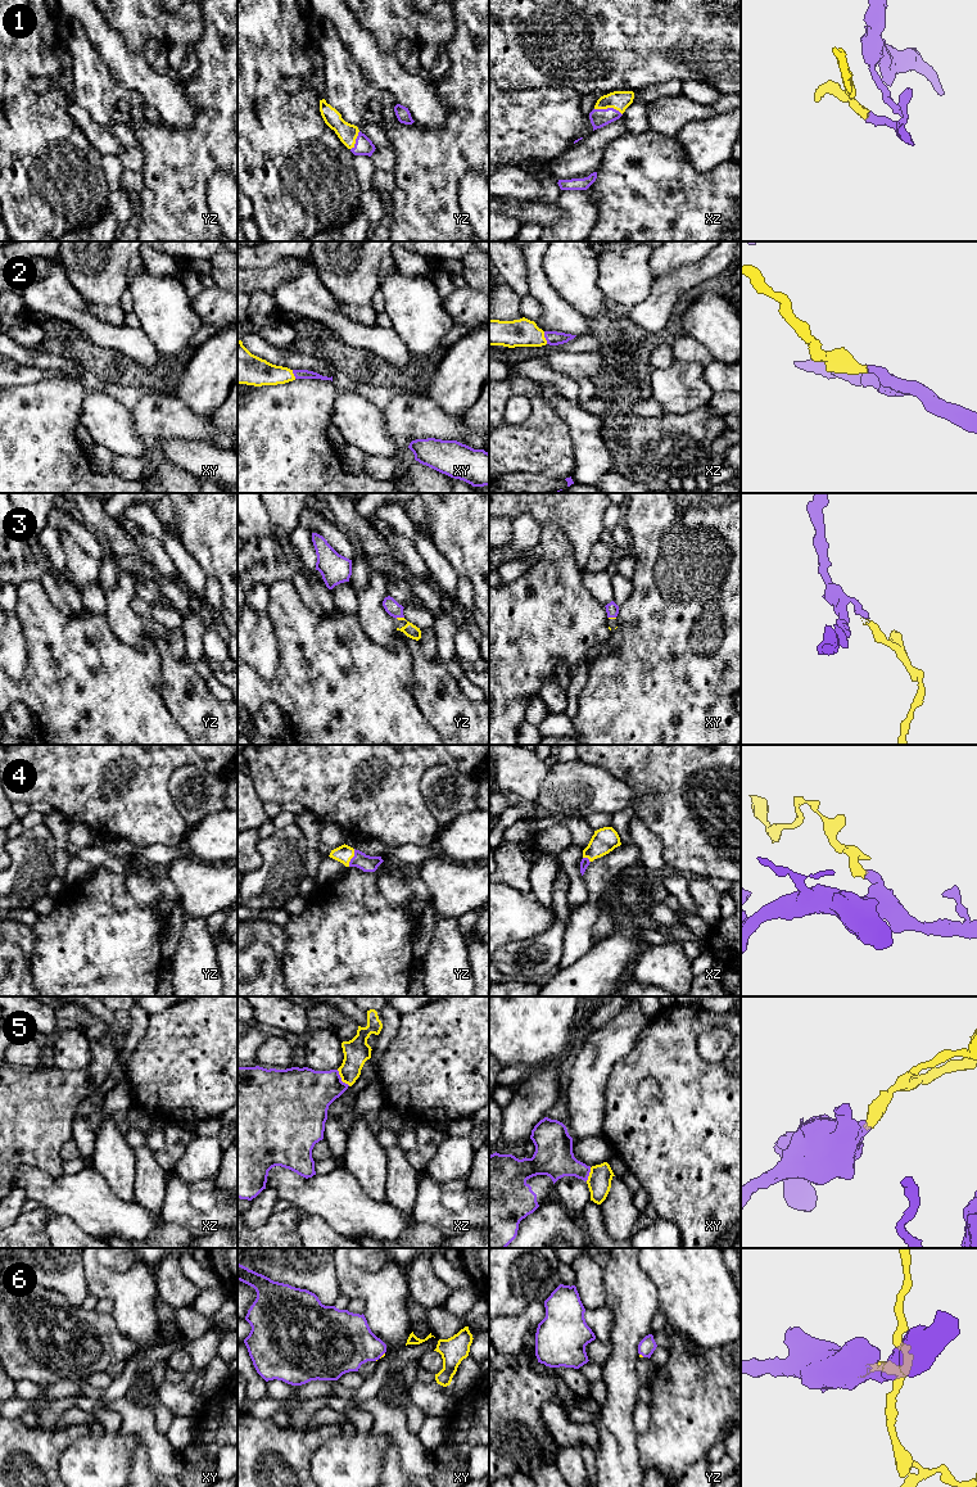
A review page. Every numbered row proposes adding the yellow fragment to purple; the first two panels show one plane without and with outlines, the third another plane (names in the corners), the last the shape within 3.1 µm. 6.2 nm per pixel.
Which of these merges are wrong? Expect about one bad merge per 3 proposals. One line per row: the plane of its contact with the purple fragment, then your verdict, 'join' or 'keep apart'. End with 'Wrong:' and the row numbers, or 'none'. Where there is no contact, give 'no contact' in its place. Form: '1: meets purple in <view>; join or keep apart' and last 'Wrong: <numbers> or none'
1: meets purple in xz; join
2: meets purple in xz; join
3: meets purple in yz; join
4: meets purple in yz; join
5: meets purple in xz; join
6: meets purple in xy; join
Wrong: none

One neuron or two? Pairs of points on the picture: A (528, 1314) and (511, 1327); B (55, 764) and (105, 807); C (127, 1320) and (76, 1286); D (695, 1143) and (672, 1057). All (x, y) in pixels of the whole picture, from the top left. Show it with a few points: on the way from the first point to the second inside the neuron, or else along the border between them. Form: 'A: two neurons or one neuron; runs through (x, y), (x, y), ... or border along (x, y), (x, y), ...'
A: one neuron; runs through (524, 1318), (515, 1327)
B: one neuron; runs through (68, 769), (93, 794)
C: two neurons; border along (82, 1262), (86, 1288), (90, 1293)
D: one neuron; runs through (679, 1121), (672, 1113), (672, 1079)

